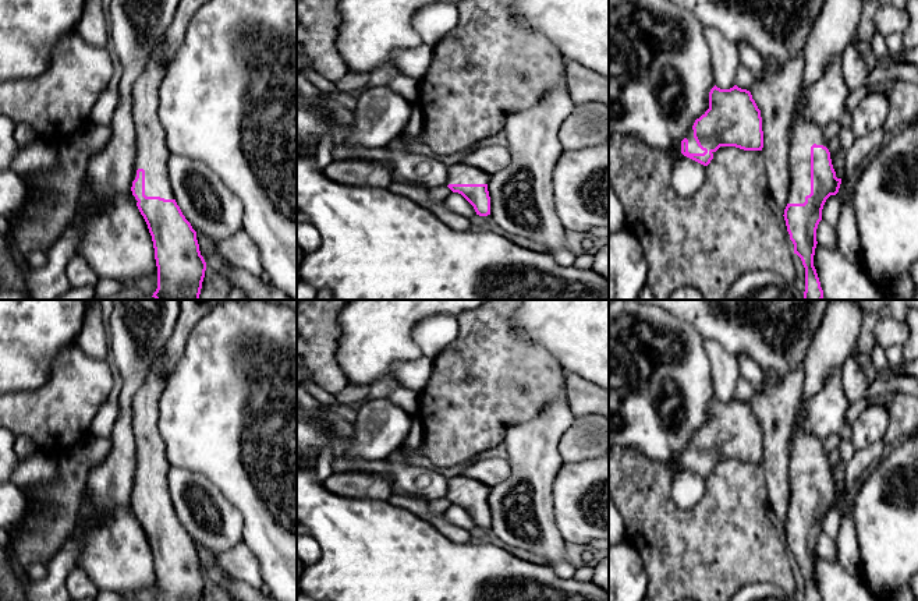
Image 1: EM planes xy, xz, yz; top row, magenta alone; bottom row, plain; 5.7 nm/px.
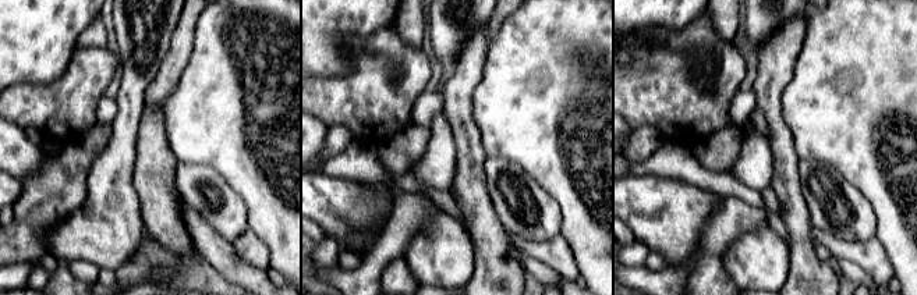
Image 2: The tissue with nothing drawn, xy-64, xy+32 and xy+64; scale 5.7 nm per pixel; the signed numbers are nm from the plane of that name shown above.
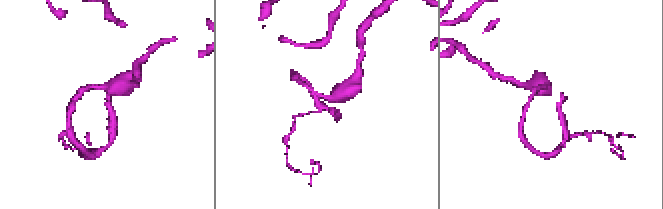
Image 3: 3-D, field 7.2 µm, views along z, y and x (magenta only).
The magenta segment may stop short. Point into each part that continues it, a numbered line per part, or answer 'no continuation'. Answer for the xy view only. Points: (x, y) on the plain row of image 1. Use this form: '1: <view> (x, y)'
1: xy (152, 466)

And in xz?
1: xz (458, 485)

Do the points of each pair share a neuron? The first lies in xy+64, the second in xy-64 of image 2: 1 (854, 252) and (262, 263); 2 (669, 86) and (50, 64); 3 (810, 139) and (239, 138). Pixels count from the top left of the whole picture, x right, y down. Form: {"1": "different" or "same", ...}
{"1": "same", "2": "different", "3": "same"}

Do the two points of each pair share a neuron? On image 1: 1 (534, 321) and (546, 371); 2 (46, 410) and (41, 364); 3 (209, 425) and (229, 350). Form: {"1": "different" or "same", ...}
{"1": "different", "2": "different", "3": "same"}

